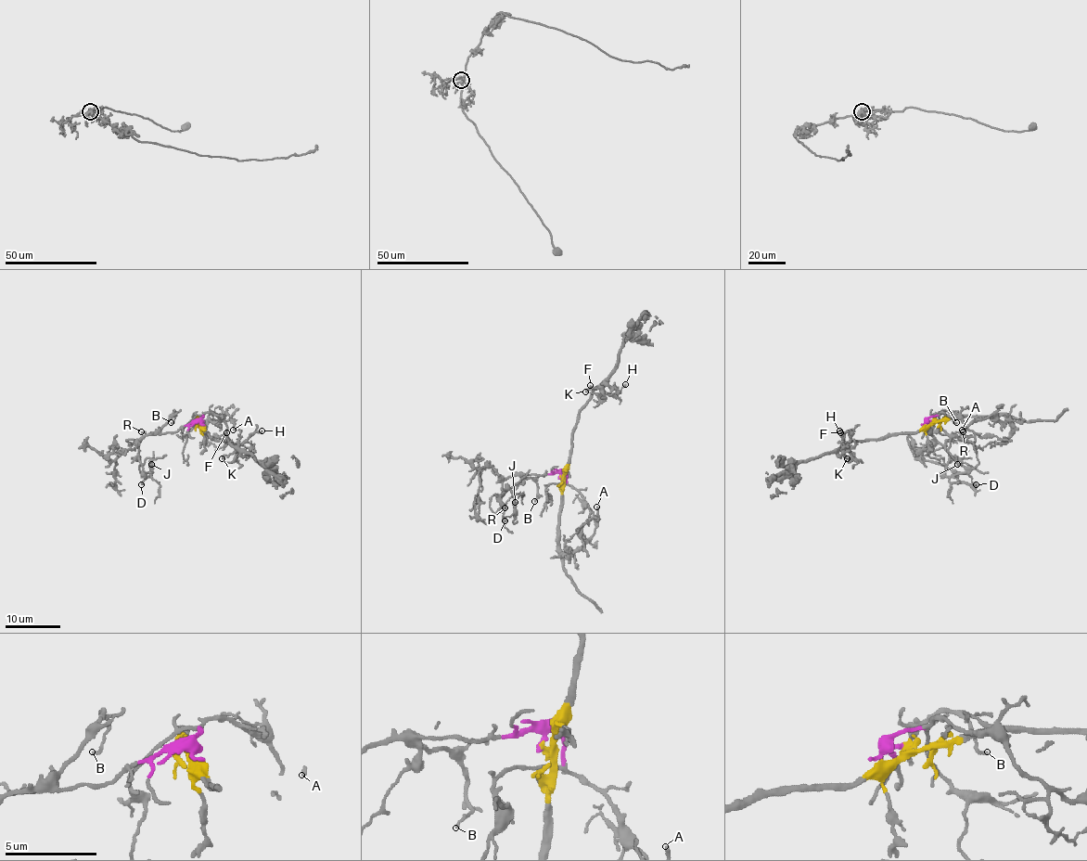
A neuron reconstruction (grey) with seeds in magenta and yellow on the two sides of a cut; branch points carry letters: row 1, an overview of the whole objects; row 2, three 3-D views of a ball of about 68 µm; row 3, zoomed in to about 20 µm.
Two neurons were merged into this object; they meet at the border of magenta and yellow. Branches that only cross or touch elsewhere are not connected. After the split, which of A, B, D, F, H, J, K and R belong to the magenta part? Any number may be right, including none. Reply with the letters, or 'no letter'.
B, D, J, R

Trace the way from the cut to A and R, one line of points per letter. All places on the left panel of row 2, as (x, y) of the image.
A: (198, 421), (195, 416), (202, 421), (219, 421), (227, 415), (234, 424), (233, 430)
R: (196, 421), (176, 430), (141, 432)

